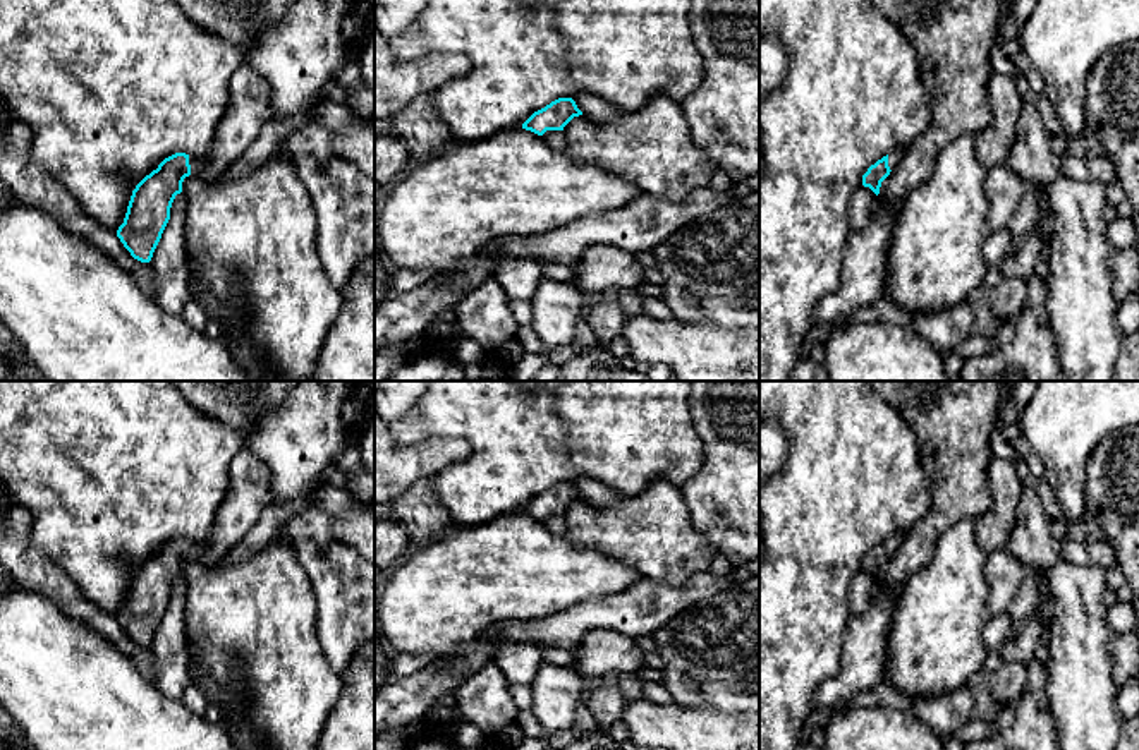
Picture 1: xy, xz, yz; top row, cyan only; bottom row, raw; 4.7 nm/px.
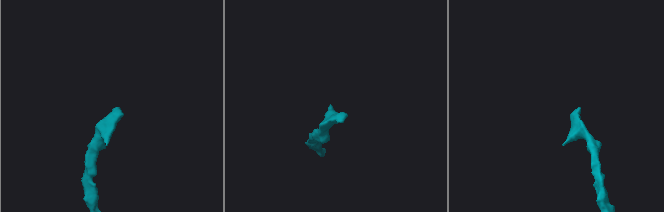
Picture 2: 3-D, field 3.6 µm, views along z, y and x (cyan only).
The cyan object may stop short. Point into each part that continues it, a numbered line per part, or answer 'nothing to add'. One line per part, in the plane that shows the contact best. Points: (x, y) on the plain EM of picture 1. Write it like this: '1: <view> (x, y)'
1: xy (249, 493)

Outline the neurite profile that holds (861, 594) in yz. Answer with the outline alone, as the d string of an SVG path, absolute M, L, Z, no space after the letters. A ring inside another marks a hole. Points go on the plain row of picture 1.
M862 568L856 573L850 585L850 613L862 614L871 609L876 578Z

